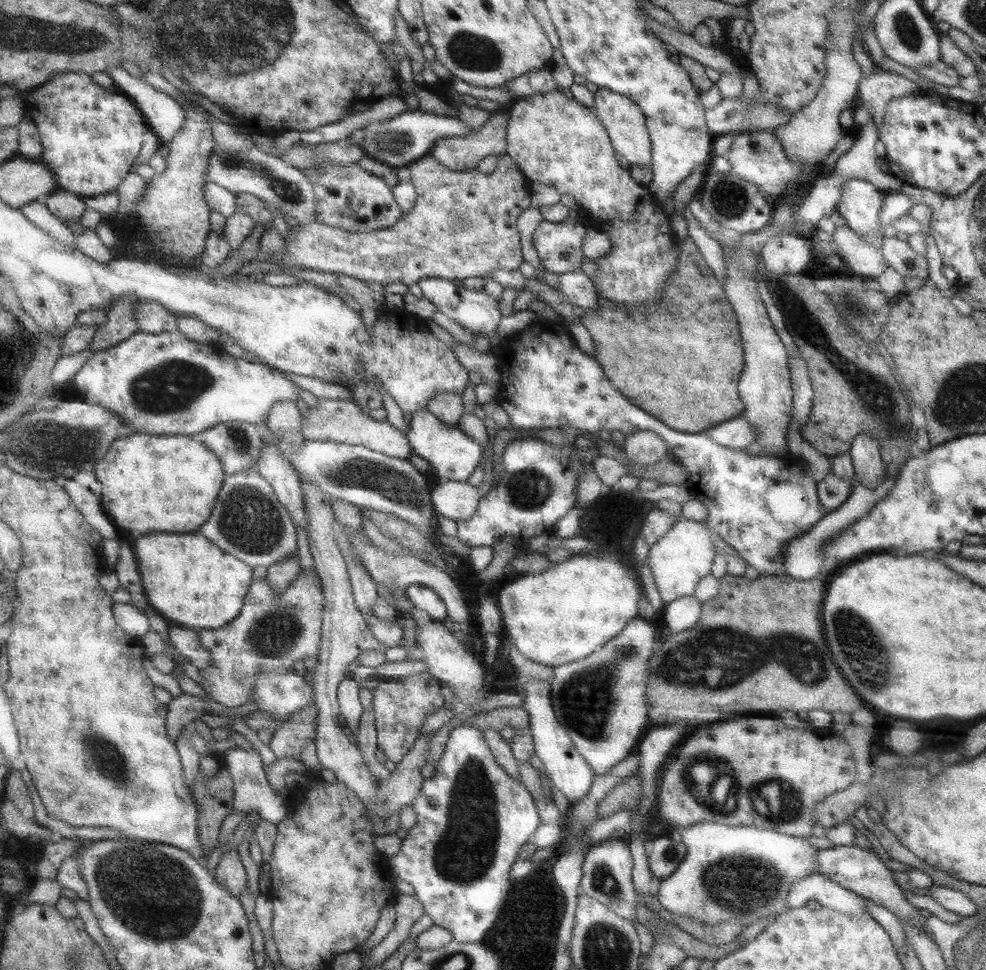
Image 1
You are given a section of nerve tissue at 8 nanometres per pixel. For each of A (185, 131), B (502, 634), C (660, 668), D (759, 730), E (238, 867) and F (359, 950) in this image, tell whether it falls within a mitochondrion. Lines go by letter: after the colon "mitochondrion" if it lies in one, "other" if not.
A: other
B: other
C: mitochondrion
D: other
E: other
F: other

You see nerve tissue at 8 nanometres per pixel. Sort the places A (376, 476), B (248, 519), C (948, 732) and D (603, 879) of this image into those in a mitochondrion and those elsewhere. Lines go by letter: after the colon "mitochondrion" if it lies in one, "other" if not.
A: mitochondrion
B: mitochondrion
C: other
D: mitochondrion

